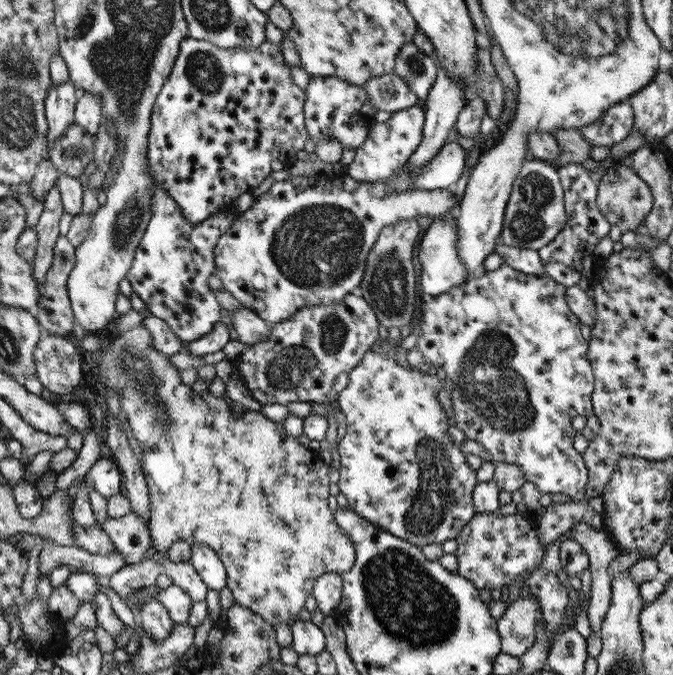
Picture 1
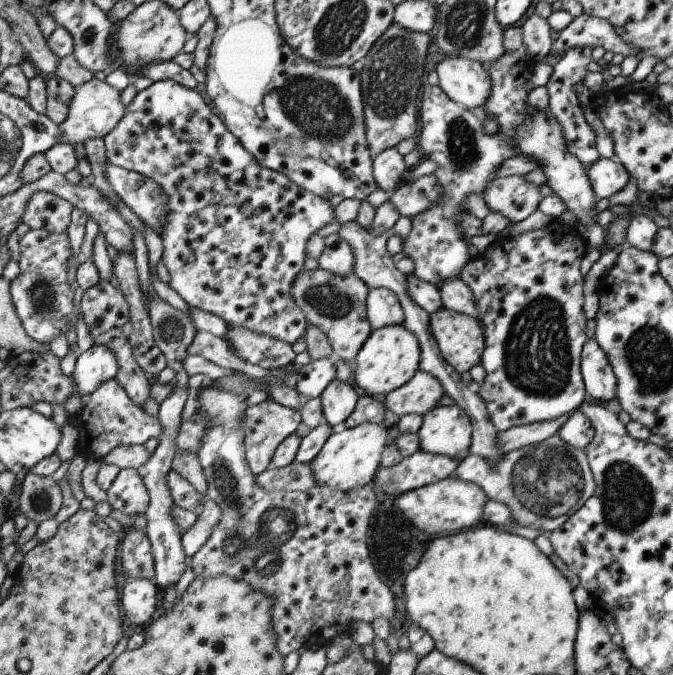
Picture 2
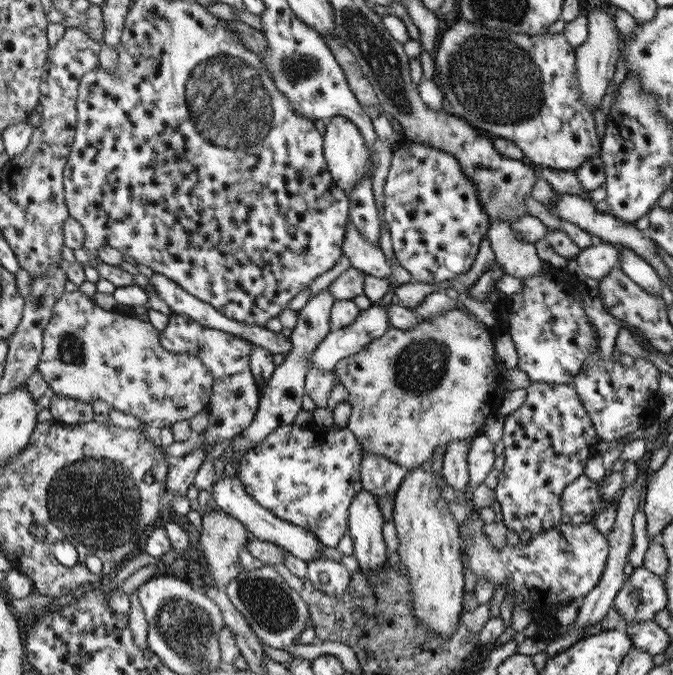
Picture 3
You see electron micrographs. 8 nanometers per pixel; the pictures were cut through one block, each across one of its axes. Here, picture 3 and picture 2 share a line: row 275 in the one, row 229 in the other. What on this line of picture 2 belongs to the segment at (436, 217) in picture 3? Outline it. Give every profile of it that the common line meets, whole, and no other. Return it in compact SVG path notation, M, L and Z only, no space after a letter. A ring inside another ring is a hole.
M427 84L424 88L422 98L422 106L420 106L420 120L423 120L422 130L420 130L420 142L418 147L422 150L422 157L438 162L439 166L436 171L436 180L442 186L442 198L438 204L434 204L430 210L421 212L411 217L412 228L408 236L404 237L402 243L402 252L404 256L410 258L414 262L414 276L418 276L420 280L434 284L438 287L440 282L446 282L448 278L457 278L462 268L468 264L470 260L470 248L466 237L456 228L458 226L458 216L464 214L464 200L472 194L484 194L488 182L492 182L497 176L496 170L498 166L512 156L518 154L516 147L508 140L502 138L499 132L496 134L486 134L482 126L482 119L473 111L466 107L455 103L440 88L439 85Z

